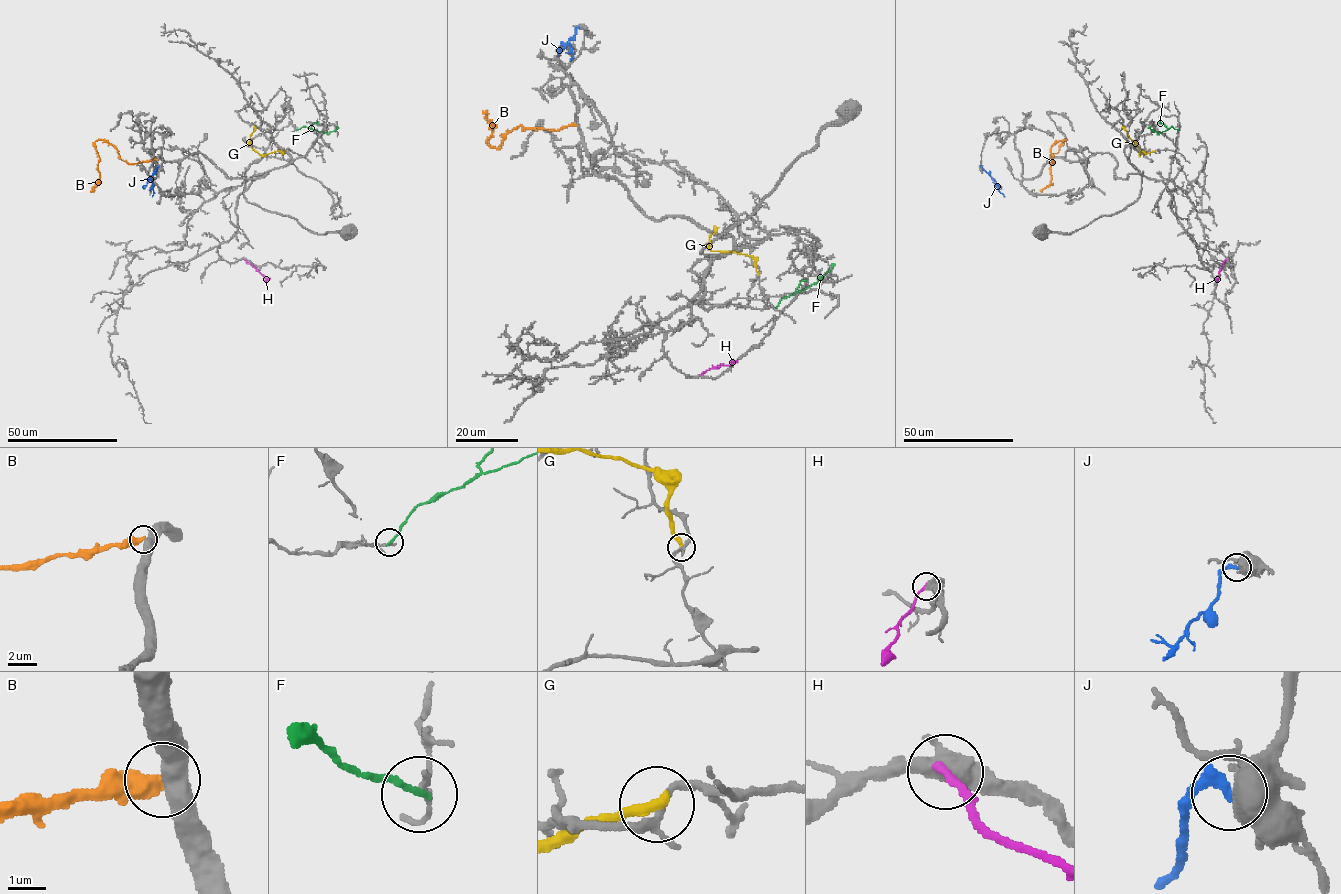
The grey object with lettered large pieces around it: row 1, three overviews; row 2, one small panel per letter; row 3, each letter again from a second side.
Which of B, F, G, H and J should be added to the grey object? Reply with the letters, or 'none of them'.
none of them

